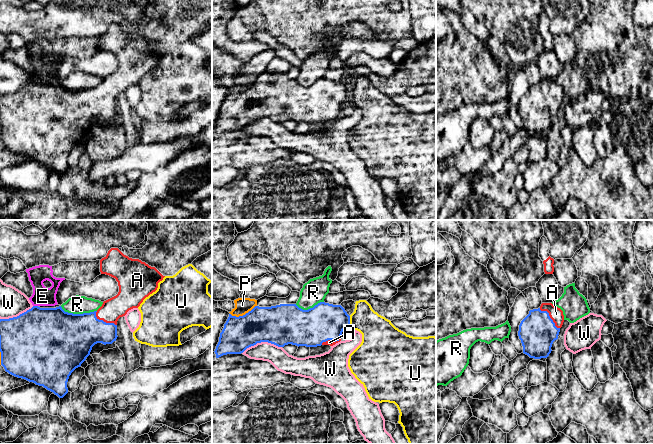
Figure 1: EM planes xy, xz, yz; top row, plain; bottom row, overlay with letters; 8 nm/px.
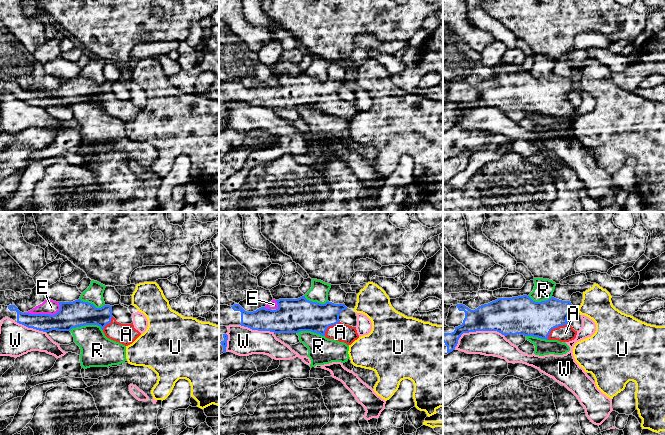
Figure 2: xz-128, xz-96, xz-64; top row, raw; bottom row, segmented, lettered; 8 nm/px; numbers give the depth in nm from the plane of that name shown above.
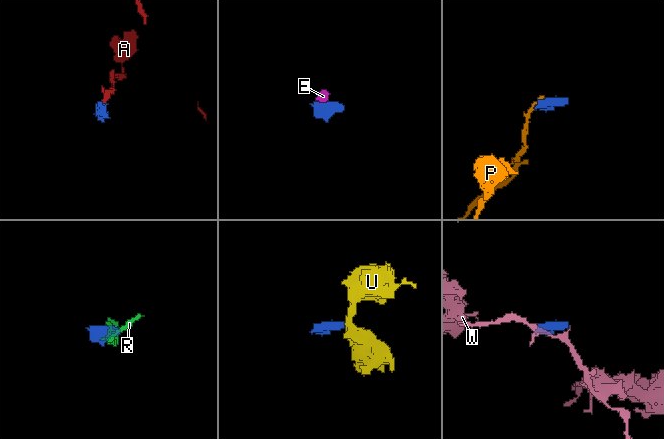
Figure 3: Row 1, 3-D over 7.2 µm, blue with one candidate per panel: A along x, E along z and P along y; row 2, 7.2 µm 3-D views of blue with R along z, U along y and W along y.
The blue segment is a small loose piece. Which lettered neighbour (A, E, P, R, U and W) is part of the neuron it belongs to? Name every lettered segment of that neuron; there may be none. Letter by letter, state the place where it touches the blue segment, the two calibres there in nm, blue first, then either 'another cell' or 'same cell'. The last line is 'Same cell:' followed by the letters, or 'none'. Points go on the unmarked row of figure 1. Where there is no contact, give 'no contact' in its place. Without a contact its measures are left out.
A: xy (103, 97) | 340/180 nm | same cell
E: xy (35, 82) | 460/160 nm | another cell
P: xz (243, 91) | 280/130 nm | another cell
R: xy (78, 90) | 460/150 nm | another cell
U: xz (349, 97) | 300/260 nm | another cell
W: xz (261, 117) | 320/160 nm | another cell
Same cell: A

